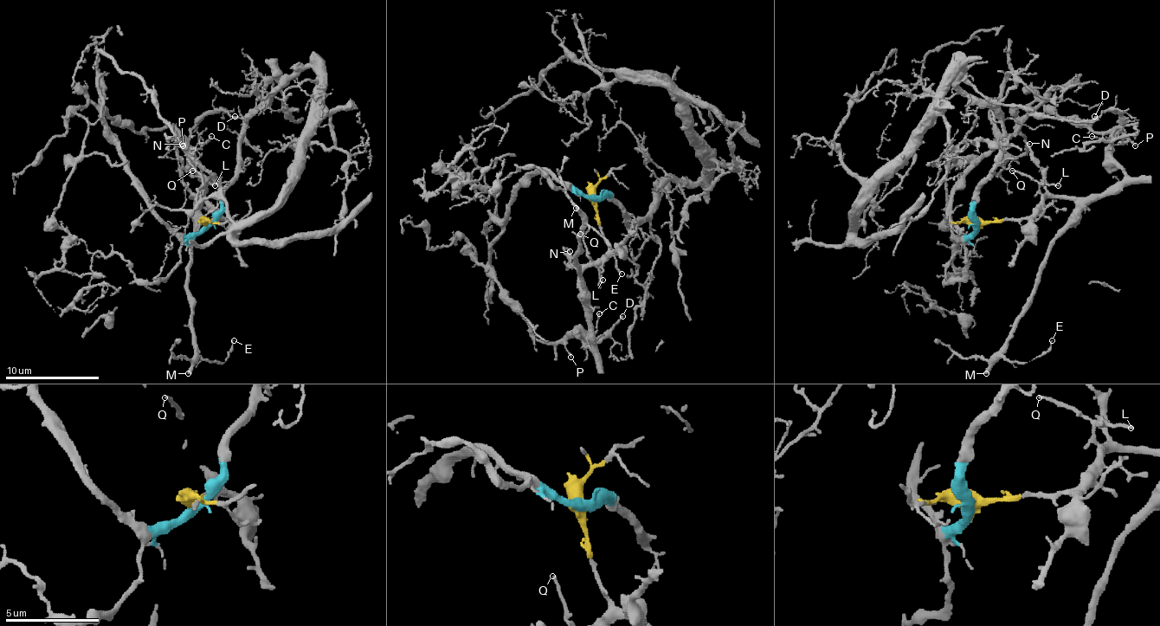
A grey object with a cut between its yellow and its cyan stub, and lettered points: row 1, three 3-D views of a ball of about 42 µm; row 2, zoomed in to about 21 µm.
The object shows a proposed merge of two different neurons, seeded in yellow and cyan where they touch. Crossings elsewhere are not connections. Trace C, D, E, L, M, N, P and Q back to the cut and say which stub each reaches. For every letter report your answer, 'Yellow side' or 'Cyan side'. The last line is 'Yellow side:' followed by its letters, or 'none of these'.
C: Yellow side
D: Yellow side
E: Yellow side
L: Yellow side
M: Yellow side
N: Yellow side
P: Yellow side
Q: Yellow side
Yellow side: C, D, E, L, M, N, P, Q

